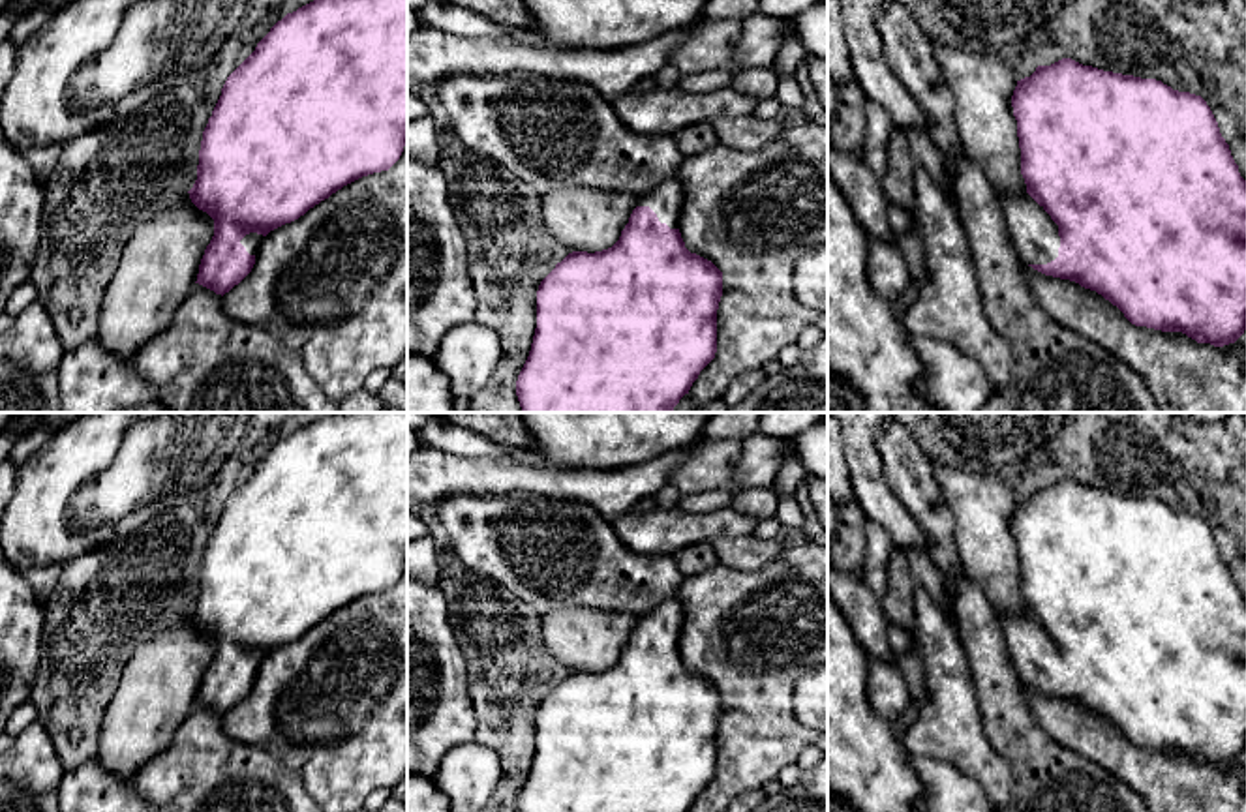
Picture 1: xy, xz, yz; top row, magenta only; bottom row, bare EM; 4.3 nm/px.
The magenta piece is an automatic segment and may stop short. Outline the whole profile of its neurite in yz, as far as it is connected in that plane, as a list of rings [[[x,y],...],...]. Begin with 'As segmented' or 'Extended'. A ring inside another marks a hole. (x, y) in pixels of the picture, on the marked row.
Extended. [[[1062,58],[1051,66],[1038,66],[1030,77],[1017,81],[1011,107],[1017,120],[1021,174],[1026,191],[1000,193],[998,201],[1010,238],[1023,261],[1045,276],[1070,279],[1096,291],[1135,326],[1182,332],[1197,343],[1214,347],[1235,343],[1246,330],[1246,180],[1240,176],[1238,165],[1207,101],[1201,96],[1173,90],[1156,79],[1103,71]]]

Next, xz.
Extended. [[[674,174],[638,199],[619,240],[602,251],[572,251],[540,281],[537,328],[516,381],[522,413],[674,413],[717,353],[717,309],[722,272],[691,253],[679,233],[685,203]]]

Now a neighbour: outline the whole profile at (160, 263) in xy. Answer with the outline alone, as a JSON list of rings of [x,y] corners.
[[[188,191],[137,227],[122,251],[98,319],[98,338],[111,353],[133,360],[139,349],[171,326],[175,311],[197,281],[212,236],[214,219],[191,203]]]

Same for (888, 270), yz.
[[[869,238],[869,281],[873,291],[895,302],[912,283],[908,263],[903,255],[899,242],[884,242]]]

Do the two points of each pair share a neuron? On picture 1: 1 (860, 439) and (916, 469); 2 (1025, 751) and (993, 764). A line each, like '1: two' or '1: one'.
1: two
2: two

